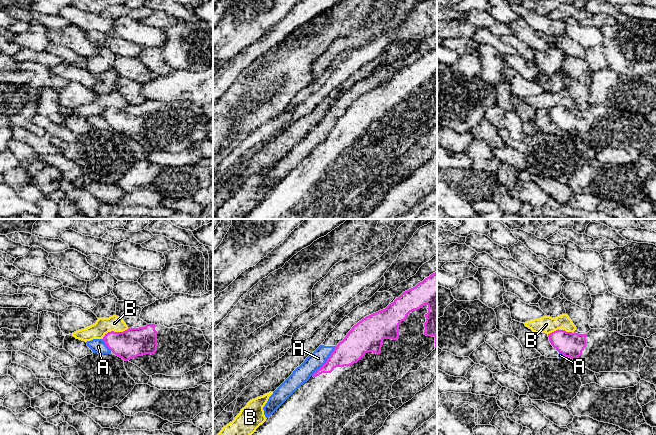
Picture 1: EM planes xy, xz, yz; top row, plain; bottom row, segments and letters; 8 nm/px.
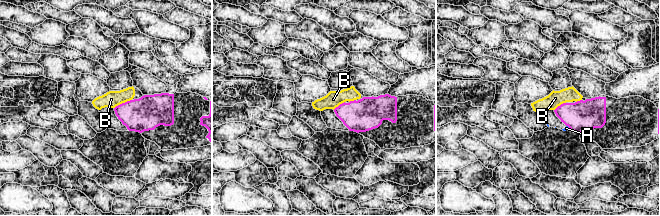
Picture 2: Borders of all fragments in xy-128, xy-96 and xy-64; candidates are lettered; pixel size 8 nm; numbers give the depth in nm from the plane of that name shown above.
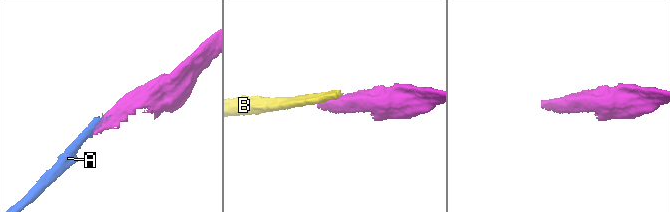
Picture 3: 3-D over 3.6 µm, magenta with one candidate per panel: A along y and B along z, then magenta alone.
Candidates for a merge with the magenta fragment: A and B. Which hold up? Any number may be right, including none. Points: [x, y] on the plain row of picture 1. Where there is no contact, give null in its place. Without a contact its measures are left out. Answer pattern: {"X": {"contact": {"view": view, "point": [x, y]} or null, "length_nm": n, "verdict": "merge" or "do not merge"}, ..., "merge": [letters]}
{"A": {"contact": {"view": "xz", "point": [326, 137]}, "length_nm": 300, "verdict": "do not merge"}, "B": {"contact": {"view": "xy", "point": [113, 107]}, "length_nm": 220, "verdict": "do not merge"}, "merge": []}

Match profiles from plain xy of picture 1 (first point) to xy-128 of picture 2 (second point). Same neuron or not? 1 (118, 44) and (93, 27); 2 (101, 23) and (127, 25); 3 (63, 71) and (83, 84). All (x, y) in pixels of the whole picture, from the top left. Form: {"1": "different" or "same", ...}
{"1": "different", "2": "same", "3": "different"}

